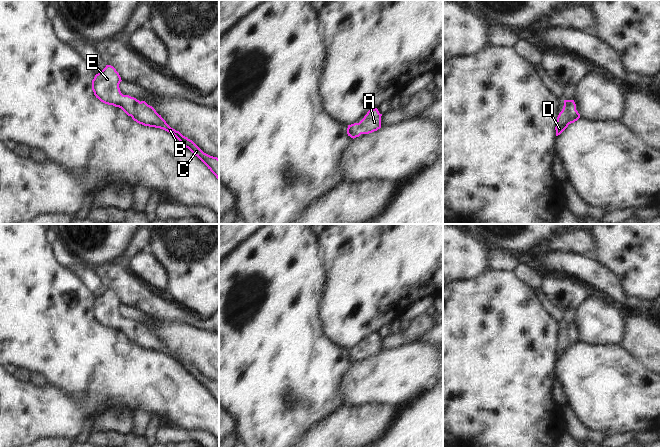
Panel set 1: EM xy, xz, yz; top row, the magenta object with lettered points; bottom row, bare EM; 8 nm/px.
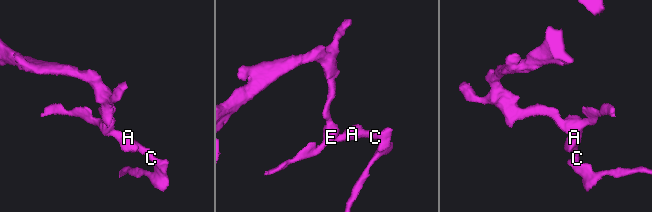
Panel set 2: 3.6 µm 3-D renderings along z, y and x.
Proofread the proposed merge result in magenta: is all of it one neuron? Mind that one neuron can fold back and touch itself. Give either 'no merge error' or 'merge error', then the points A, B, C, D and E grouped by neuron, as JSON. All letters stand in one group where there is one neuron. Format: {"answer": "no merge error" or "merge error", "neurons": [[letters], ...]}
{"answer": "no merge error", "neurons": [["A", "B", "C", "D", "E"]]}

